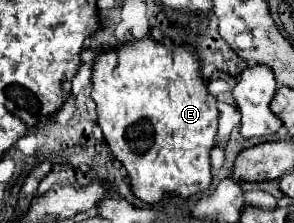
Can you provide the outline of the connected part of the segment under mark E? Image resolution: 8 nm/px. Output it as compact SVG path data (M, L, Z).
M140 39L132 45L100 53L92 73L92 101L96 103L98 125L114 157L124 165L130 177L132 193L144 203L158 203L164 195L176 193L182 199L202 193L212 183L210 151L216 145L218 109L216 99L200 79L198 57L194 51L174 45L166 47L154 39Z

